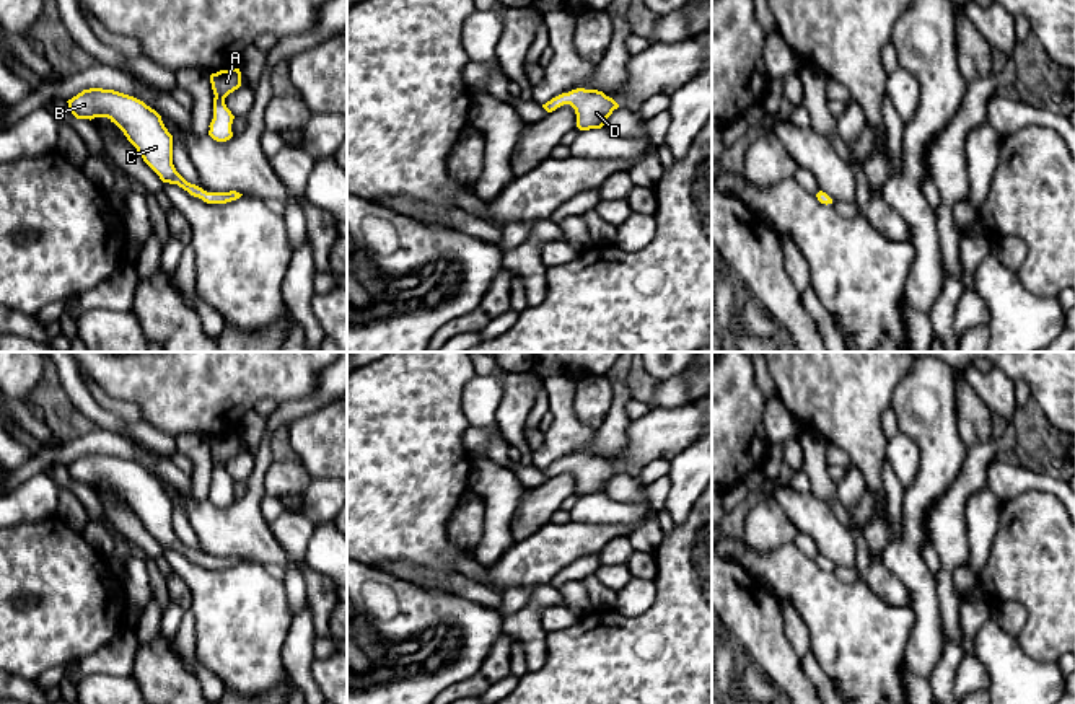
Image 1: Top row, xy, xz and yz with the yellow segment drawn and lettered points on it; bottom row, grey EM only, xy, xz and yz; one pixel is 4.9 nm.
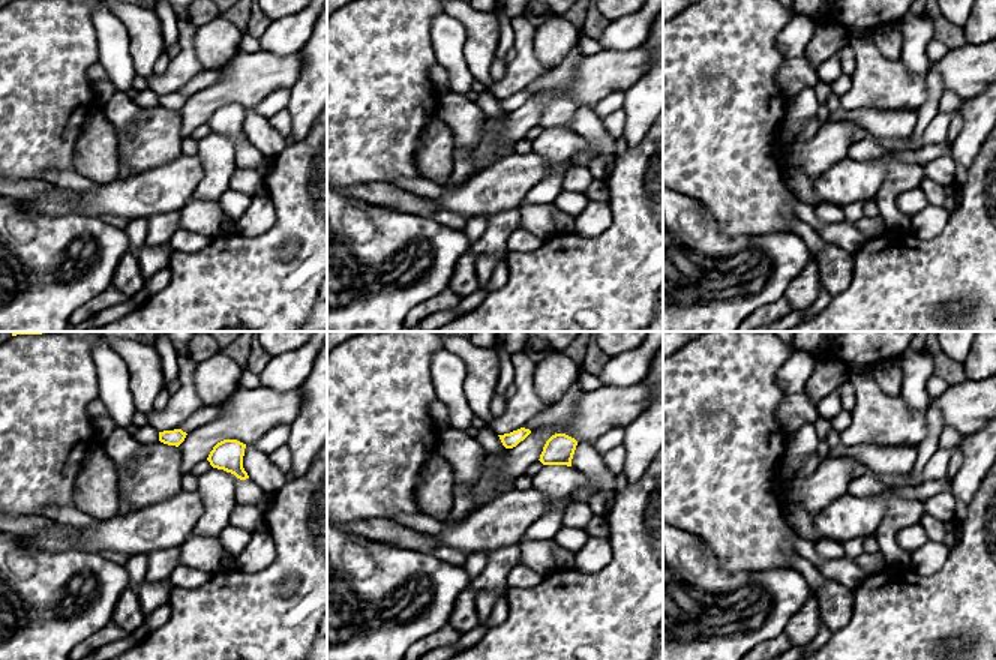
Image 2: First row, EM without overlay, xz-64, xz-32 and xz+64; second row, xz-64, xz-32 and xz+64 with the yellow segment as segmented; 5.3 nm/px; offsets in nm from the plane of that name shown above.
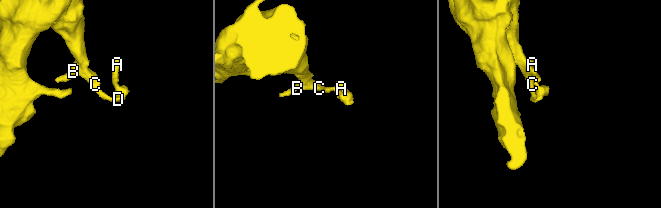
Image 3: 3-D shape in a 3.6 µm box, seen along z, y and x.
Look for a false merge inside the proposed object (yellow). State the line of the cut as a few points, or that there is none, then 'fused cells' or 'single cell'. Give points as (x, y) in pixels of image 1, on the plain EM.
no cut | single cell

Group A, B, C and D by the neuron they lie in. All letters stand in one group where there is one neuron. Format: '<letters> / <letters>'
A B C D

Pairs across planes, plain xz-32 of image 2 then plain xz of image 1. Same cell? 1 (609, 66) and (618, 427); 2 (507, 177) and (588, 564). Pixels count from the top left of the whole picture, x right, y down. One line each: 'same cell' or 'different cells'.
1: different cells
2: different cells

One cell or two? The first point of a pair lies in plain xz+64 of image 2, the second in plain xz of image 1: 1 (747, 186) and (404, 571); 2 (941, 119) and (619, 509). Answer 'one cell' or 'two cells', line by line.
1: two cells
2: one cell

